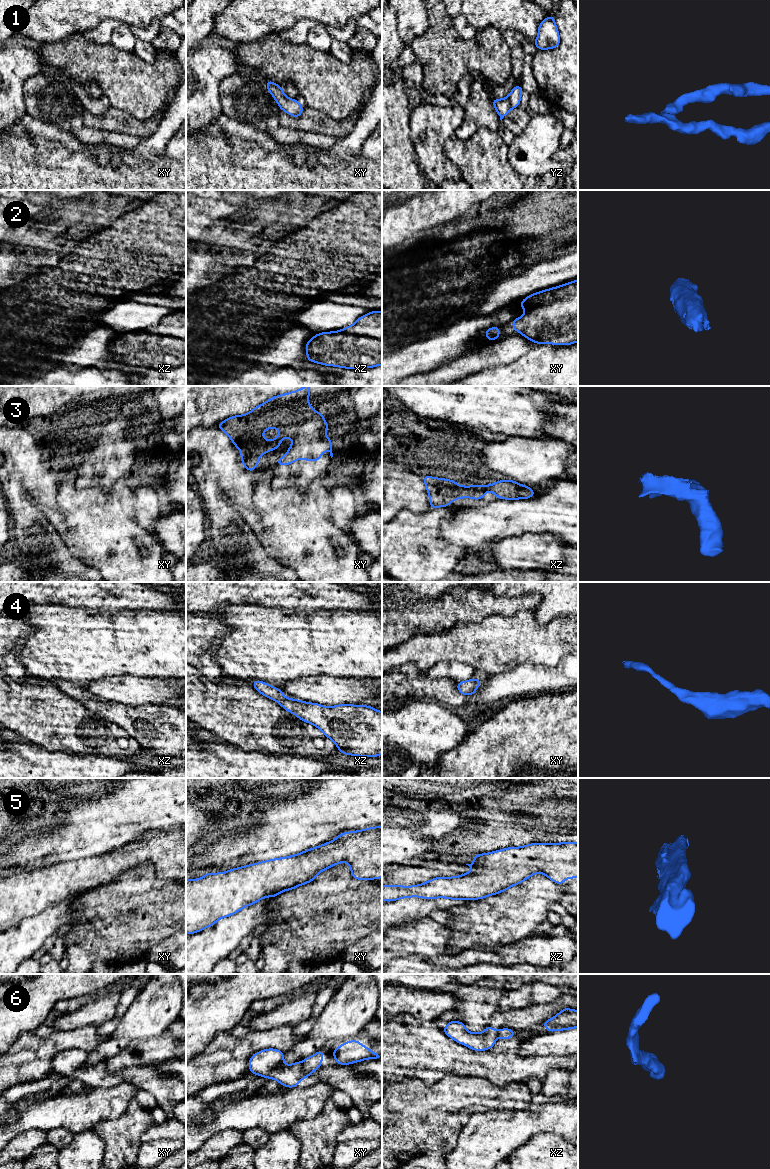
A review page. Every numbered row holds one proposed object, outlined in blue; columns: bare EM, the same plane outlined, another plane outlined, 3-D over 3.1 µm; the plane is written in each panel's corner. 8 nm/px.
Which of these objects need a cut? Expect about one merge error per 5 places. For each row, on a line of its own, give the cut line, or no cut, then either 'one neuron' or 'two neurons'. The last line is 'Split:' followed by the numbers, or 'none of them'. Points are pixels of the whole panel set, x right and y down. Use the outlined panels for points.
1: no cut; one neuron
2: no cut; one neuron
3: no cut; one neuron
4: no cut; one neuron
5: no cut; one neuron
6: cut in xy along (301, 1062), (302, 1069), (307, 1075); two neurons
Split: 6

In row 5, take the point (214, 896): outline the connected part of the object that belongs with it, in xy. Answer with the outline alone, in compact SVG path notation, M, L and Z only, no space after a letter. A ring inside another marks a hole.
M382 826L341 833L331 842L296 855L266 860L221 873L208 872L198 879L186 879L186 934L200 932L221 918L231 916L265 897L276 897L281 892L312 882L320 872L342 862L349 864L354 879L382 878Z

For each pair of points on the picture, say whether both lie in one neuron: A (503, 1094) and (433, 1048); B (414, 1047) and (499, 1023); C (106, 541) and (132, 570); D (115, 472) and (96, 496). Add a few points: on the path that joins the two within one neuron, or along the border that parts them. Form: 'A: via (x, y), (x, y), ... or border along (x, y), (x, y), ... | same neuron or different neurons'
A: border along (453, 1074), (480, 1076), (498, 1085) | different neurons
B: border along (499, 1030), (510, 1028), (522, 1036) | different neurons
C: via (114, 548), (124, 562) | same neuron
D: border along (124, 480), (118, 480), (107, 489), (78, 489) | different neurons

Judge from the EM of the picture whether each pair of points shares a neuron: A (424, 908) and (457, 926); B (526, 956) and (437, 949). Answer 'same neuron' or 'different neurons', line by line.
A: different neurons
B: same neuron

